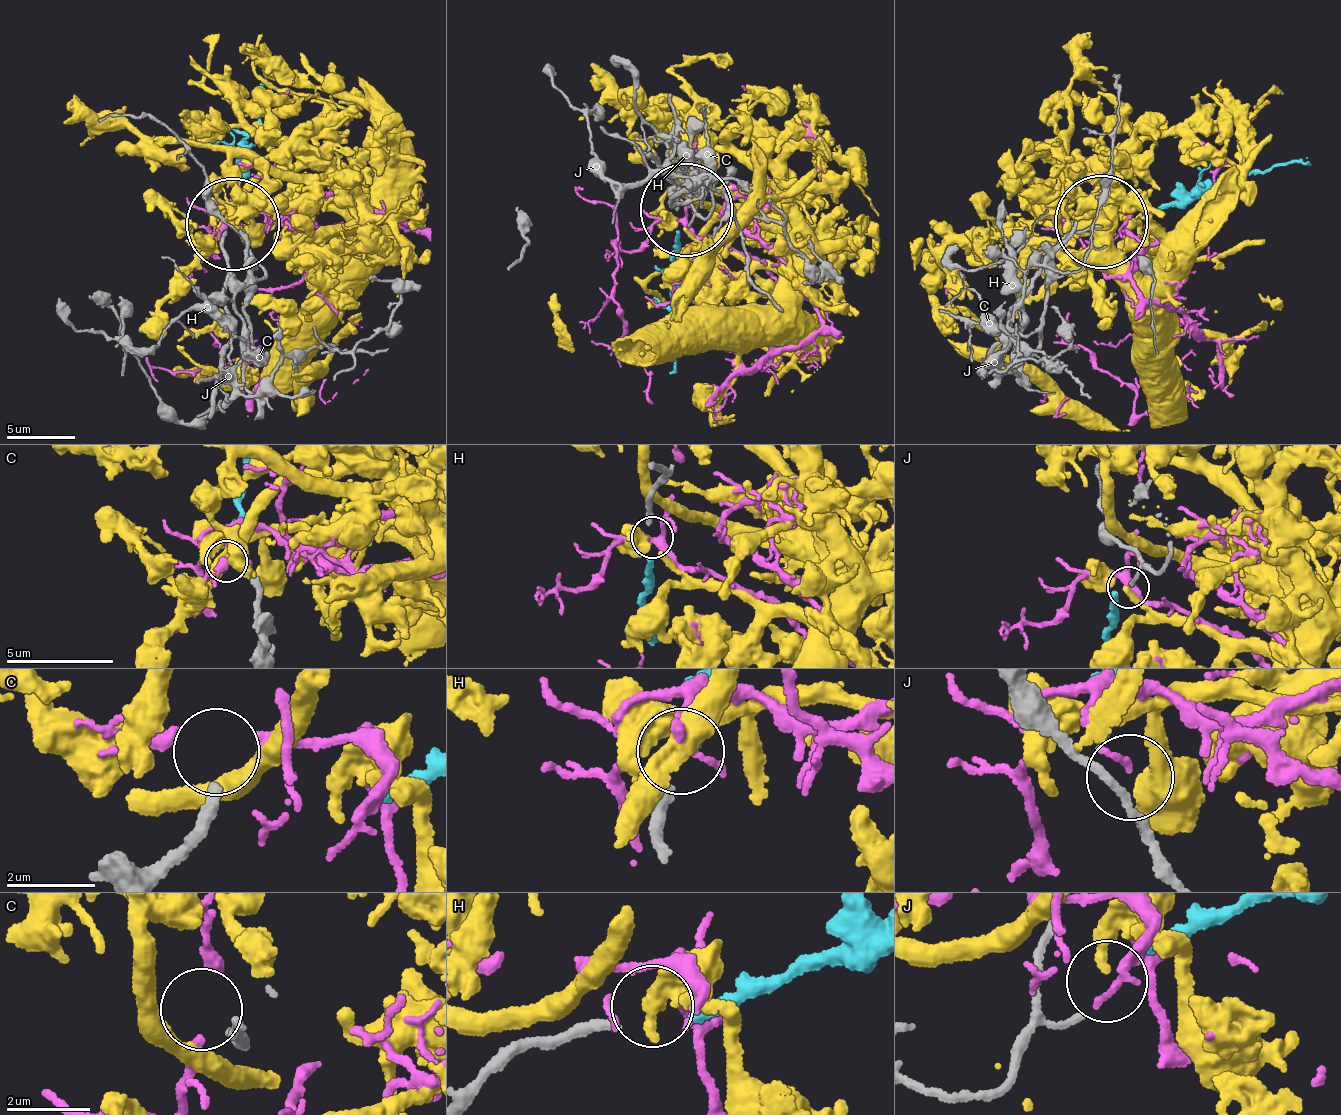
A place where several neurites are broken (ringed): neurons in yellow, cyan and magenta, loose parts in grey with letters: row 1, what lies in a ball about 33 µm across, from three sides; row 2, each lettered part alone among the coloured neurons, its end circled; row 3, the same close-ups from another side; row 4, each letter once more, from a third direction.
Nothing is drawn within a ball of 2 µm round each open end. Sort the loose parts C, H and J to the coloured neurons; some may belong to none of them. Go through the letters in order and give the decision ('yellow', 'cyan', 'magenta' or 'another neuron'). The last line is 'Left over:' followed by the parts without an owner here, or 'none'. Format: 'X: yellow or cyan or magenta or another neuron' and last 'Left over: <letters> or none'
C: another neuron
H: cyan
J: another neuron
Left over: C, J

